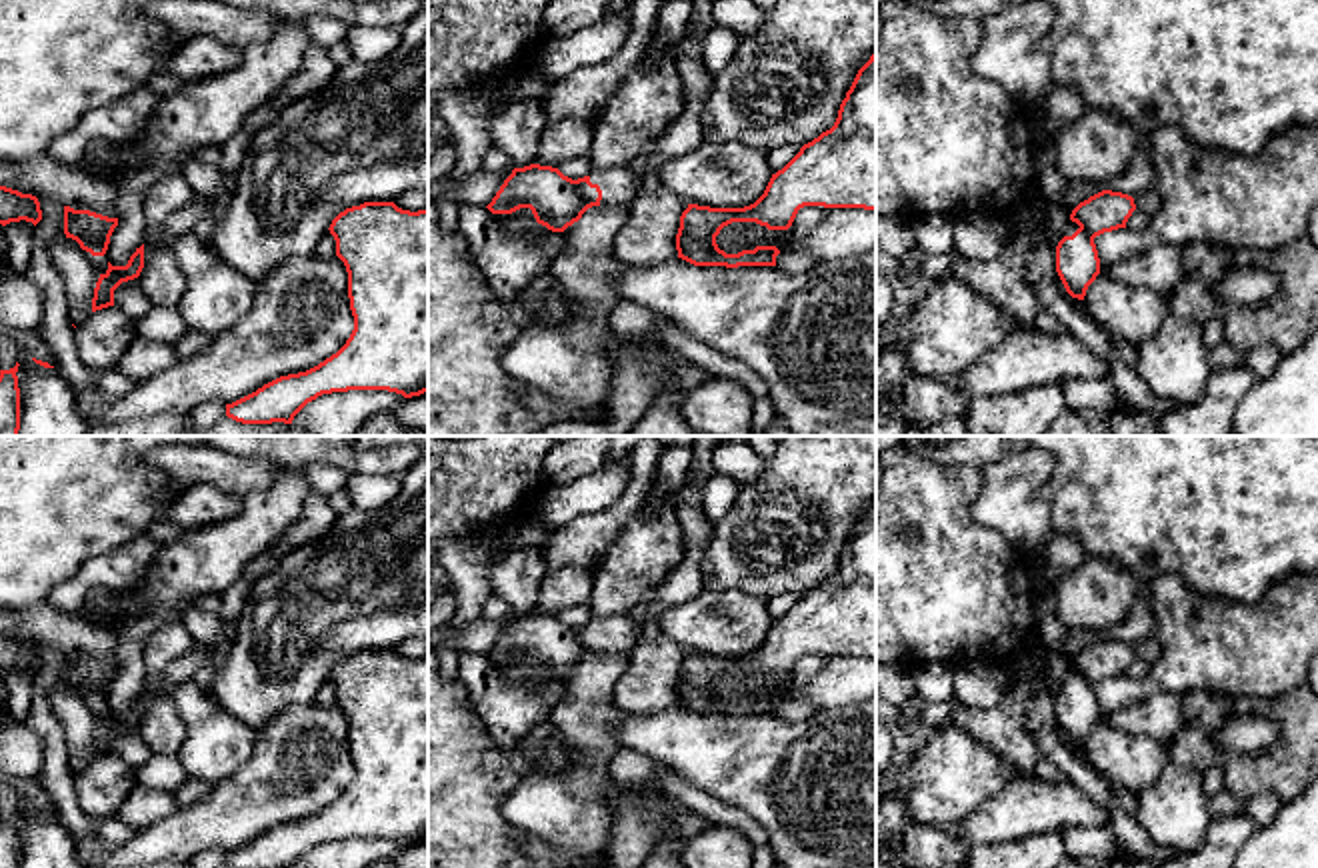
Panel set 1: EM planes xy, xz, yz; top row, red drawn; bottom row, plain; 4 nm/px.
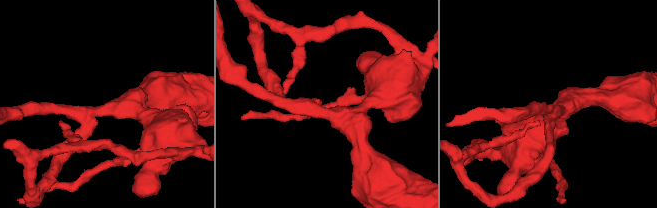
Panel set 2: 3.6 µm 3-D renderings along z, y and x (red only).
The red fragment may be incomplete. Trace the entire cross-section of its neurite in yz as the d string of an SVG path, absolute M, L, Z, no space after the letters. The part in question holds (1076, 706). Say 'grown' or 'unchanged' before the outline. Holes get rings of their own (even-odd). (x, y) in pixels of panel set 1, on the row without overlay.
grown; M1102 638L1072 658L1064 686L1056 694L1056 720L1072 746L1084 748L1088 734L1100 722L1094 686L1126 676L1134 658L1132 644L1112 638Z

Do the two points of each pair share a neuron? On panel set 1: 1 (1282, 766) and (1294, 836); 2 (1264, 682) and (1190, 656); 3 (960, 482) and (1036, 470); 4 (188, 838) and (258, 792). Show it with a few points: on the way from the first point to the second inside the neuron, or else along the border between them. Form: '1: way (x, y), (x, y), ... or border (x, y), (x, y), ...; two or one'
1: border (1296, 796), (1282, 804); two
2: way (1246, 664), (1238, 656), (1208, 656); one
3: border (980, 470), (982, 484), (970, 514), (982, 526); two
4: way (206, 824), (220, 822), (240, 808); one

